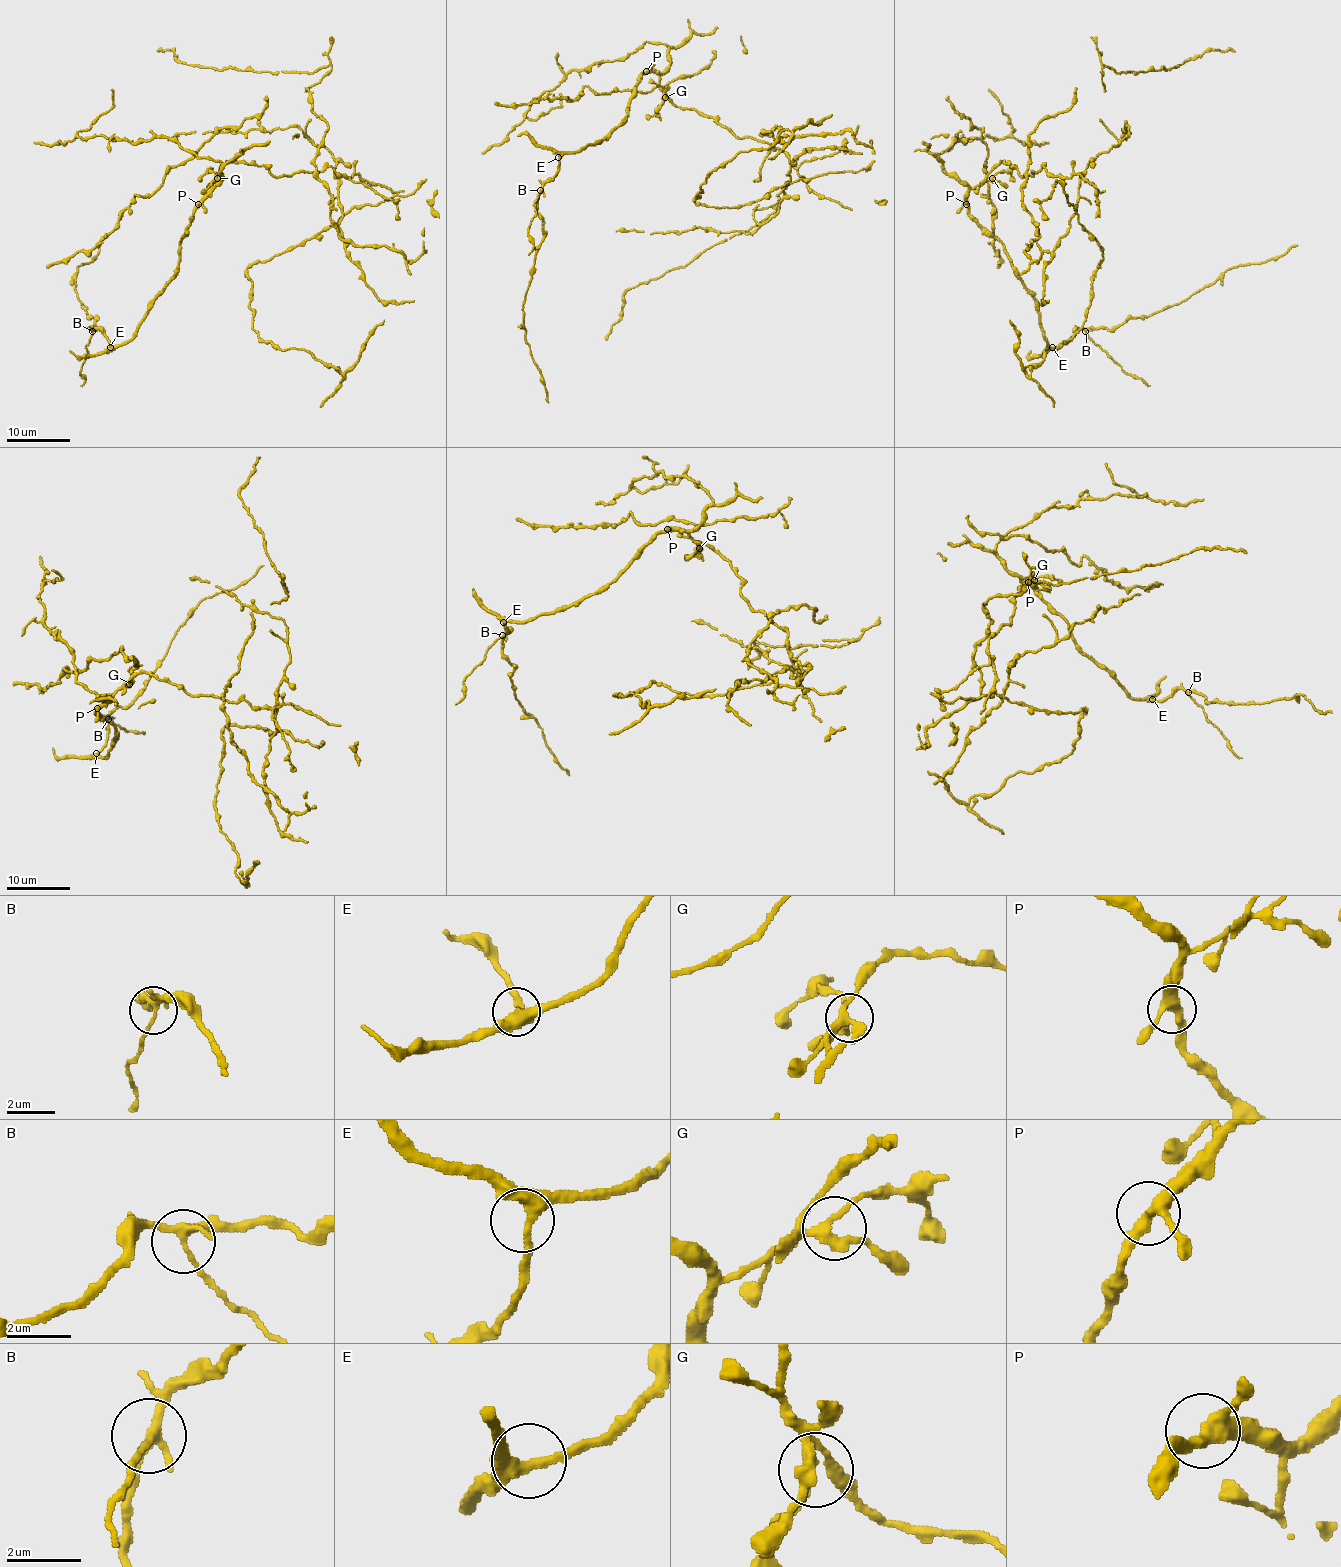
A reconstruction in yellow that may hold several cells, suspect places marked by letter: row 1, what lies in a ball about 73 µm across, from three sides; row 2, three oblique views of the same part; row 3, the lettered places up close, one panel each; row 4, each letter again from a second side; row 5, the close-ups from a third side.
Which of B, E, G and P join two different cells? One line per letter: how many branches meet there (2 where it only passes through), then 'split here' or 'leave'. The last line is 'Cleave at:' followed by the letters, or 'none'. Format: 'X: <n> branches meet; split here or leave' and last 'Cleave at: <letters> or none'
B: 4 branches meet; leave
E: 3 branches meet; leave
G: 4 branches meet; leave
P: 3 branches meet; leave
Cleave at: none

